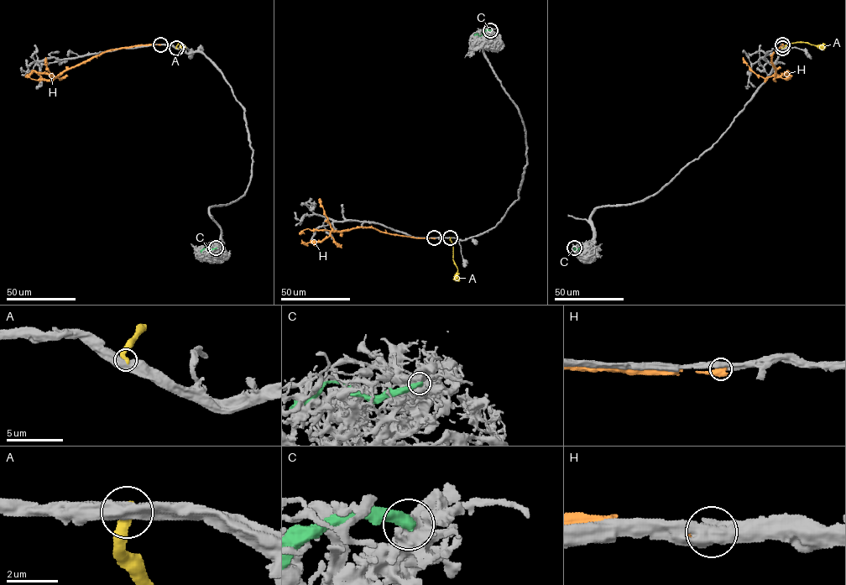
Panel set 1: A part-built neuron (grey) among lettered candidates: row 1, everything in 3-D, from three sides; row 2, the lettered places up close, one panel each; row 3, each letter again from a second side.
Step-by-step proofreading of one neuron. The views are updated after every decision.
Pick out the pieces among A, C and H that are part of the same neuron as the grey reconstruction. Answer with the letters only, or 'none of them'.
none of them

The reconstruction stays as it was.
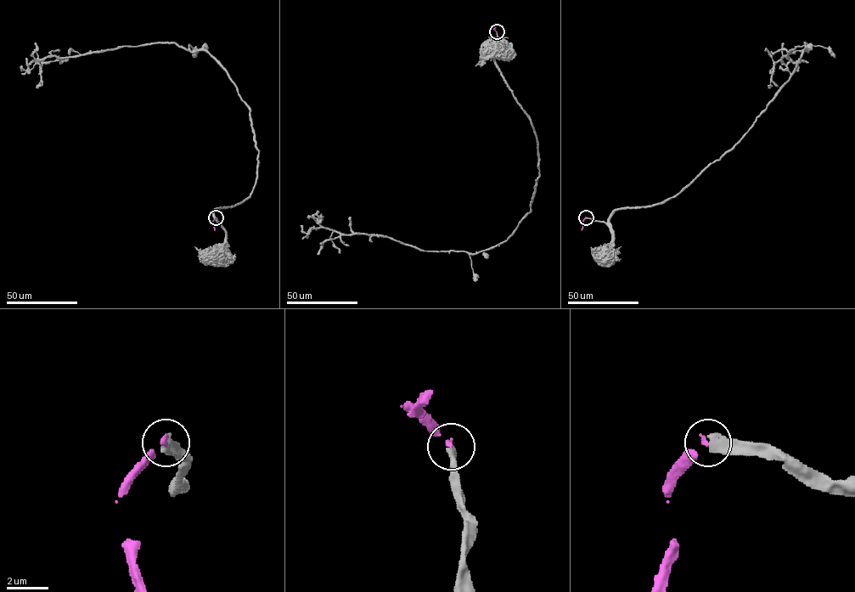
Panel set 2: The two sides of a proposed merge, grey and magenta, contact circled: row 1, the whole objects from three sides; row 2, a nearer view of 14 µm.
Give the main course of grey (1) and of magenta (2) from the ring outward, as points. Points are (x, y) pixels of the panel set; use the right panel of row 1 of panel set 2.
1: (586, 217), (606, 222), (615, 210), (677, 194), (748, 130), (808, 51), (806, 42), (775, 63), (768, 88)
2: (586, 217), (581, 230)

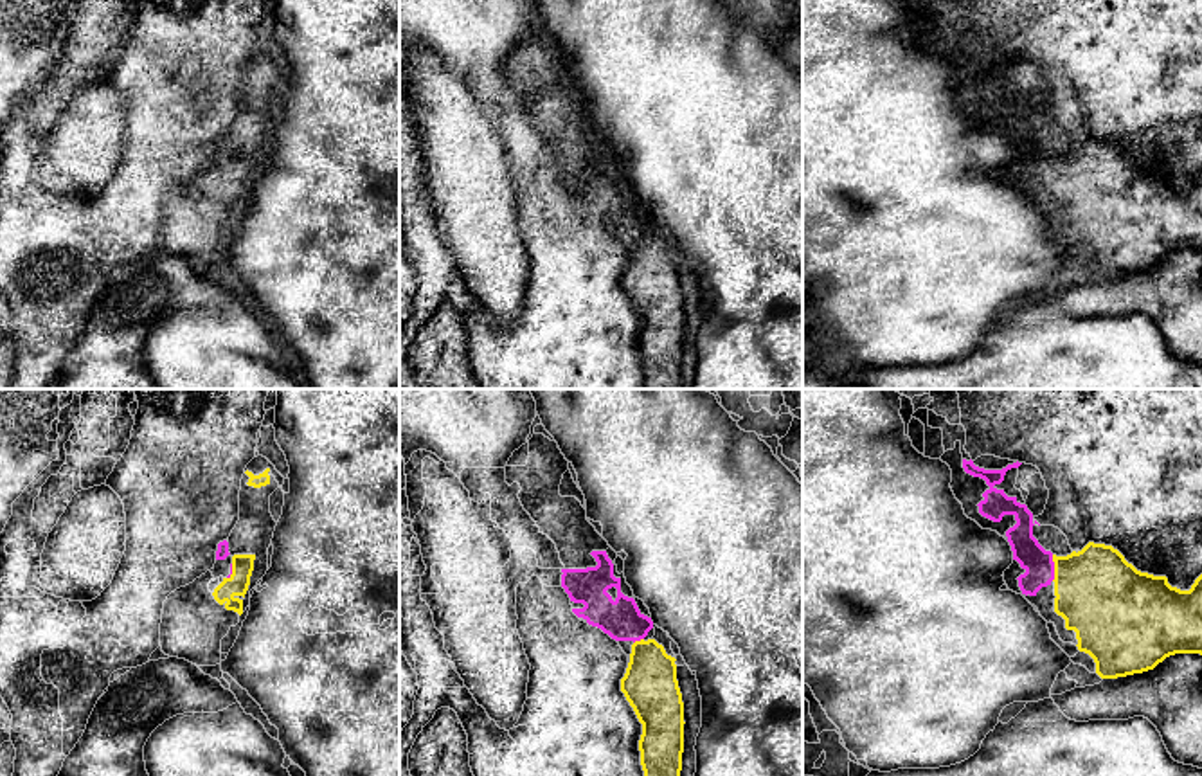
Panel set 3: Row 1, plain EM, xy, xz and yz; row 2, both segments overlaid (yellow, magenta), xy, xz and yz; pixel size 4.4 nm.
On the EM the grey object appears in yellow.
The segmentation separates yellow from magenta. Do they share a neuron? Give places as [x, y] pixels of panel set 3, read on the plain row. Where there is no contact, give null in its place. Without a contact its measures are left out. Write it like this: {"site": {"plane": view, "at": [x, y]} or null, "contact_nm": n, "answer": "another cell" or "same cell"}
{"site": {"plane": "yz", "at": [1055, 164]}, "contact_nm": 120, "answer": "same cell"}

